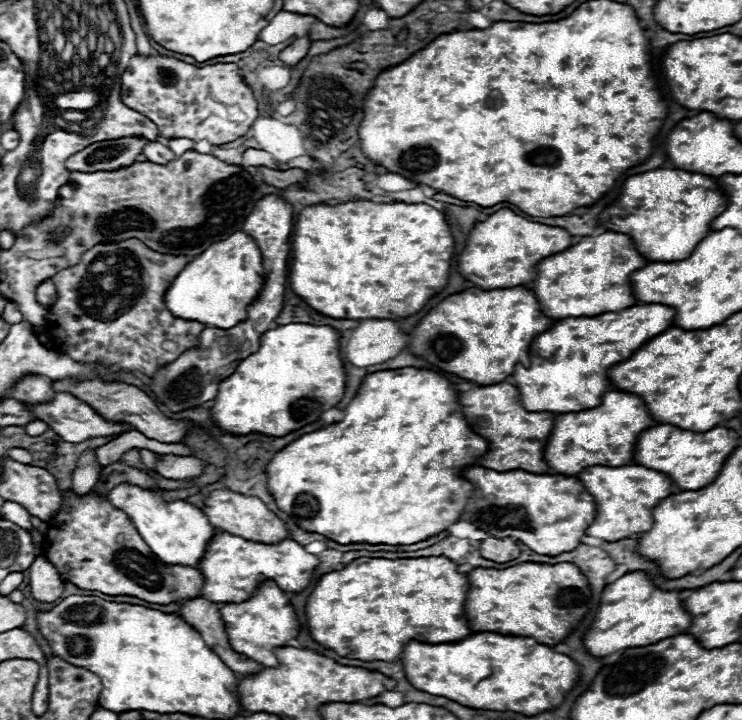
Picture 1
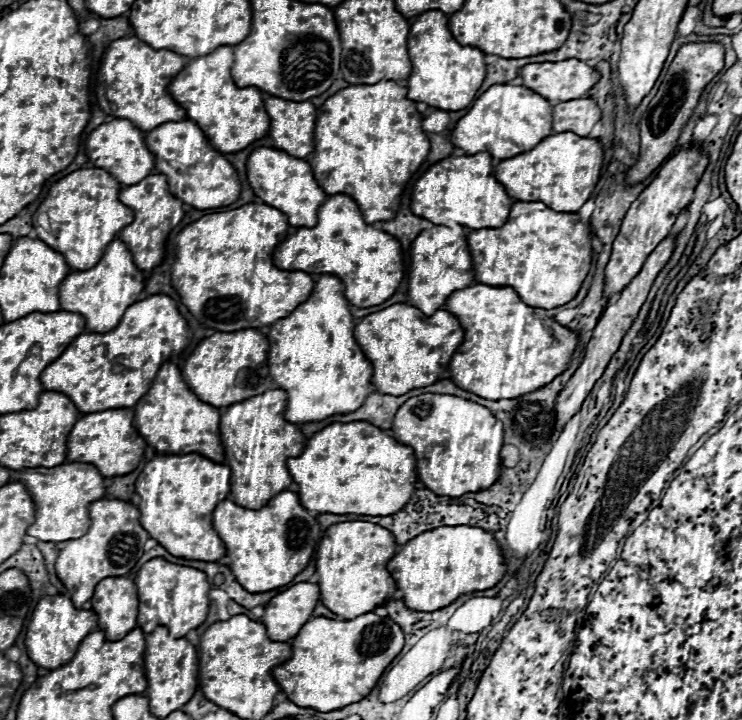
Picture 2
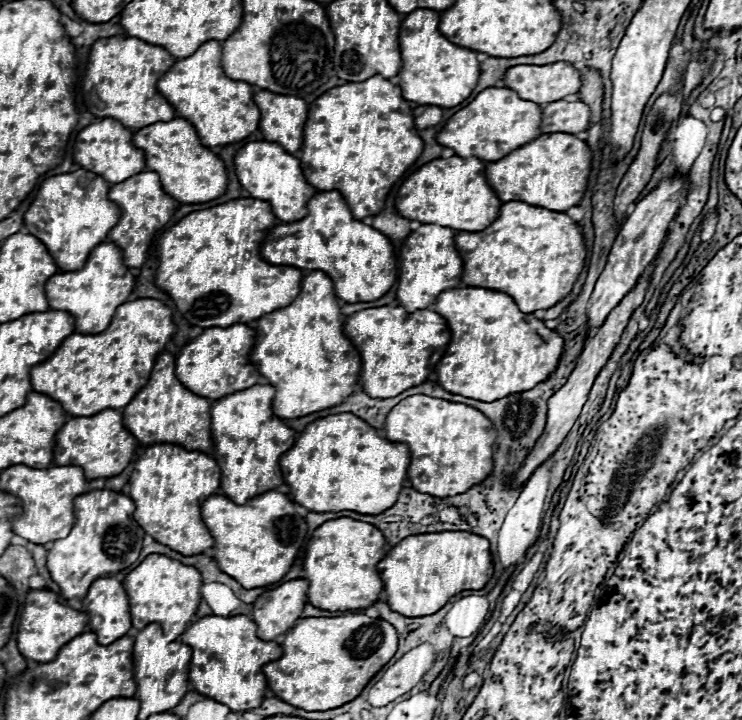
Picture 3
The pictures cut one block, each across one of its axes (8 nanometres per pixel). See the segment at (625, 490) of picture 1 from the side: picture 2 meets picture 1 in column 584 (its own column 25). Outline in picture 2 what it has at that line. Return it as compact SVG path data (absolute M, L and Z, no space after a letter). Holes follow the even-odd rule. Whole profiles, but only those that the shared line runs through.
M82 462L60 464L54 468L28 468L12 472L12 482L22 482L26 490L32 494L36 508L36 520L28 526L26 534L38 538L40 542L66 542L72 538L80 538L86 534L90 526L88 506L94 500L104 498L104 476L92 466Z

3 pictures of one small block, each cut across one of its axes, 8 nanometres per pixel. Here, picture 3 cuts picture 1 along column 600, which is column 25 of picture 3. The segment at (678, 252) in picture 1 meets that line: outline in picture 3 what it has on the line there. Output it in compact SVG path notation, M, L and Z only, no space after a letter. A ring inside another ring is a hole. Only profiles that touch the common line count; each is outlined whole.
M88 170L50 176L40 184L28 212L24 214L24 224L32 236L44 242L60 270L70 272L82 268L92 248L102 244L108 230L116 226L120 210L108 202L108 190L110 184Z

